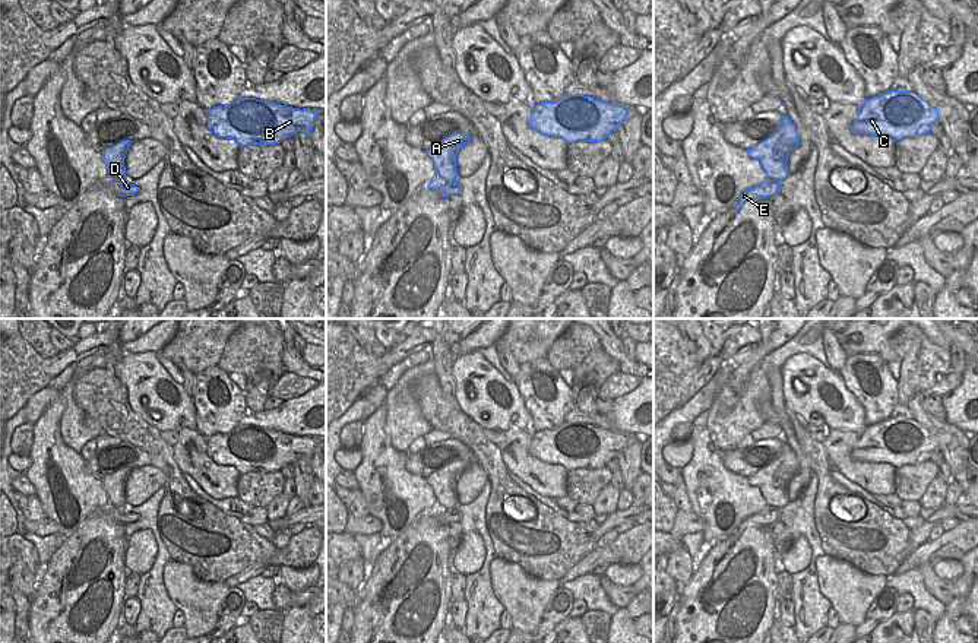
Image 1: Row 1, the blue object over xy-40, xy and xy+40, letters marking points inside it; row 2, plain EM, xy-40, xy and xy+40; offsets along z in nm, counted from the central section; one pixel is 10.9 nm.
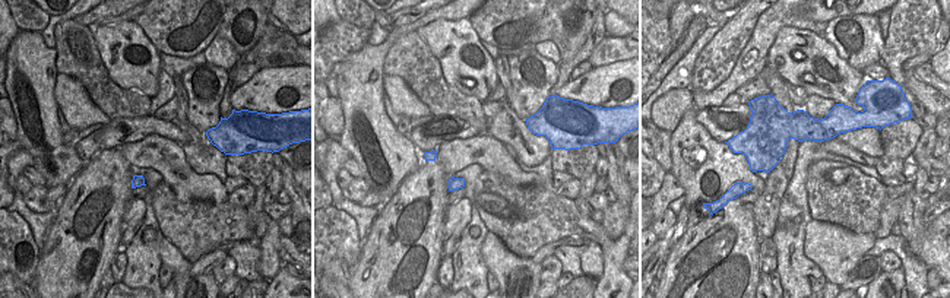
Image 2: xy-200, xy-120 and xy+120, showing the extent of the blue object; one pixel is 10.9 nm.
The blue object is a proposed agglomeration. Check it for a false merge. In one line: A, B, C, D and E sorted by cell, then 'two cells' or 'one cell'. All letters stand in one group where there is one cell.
A B C D E | one cell

